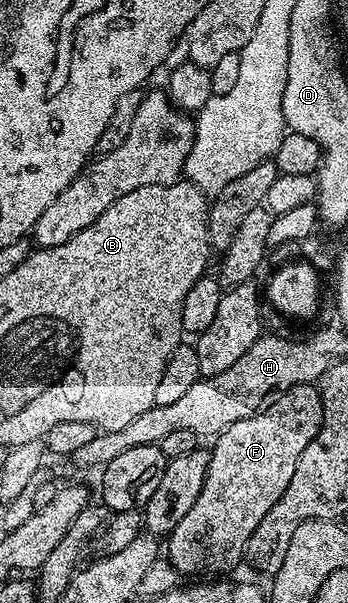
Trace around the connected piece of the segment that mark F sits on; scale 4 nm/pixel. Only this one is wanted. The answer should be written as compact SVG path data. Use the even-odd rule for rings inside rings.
M315 384L296 385L279 394L259 413L246 419L238 419L238 423L230 423L226 431L216 434L210 445L202 491L198 491L194 507L190 507L186 515L182 515L182 523L178 523L178 527L174 527L174 531L166 538L167 560L171 561L181 575L188 573L228 575L236 564L244 561L246 539L254 535L254 527L262 523L262 515L266 515L266 511L270 511L270 507L274 507L278 499L282 499L282 491L286 491L290 484L290 479L294 476L294 467L298 467L302 451L306 451L314 435L318 435L323 418L324 408L319 388Z

